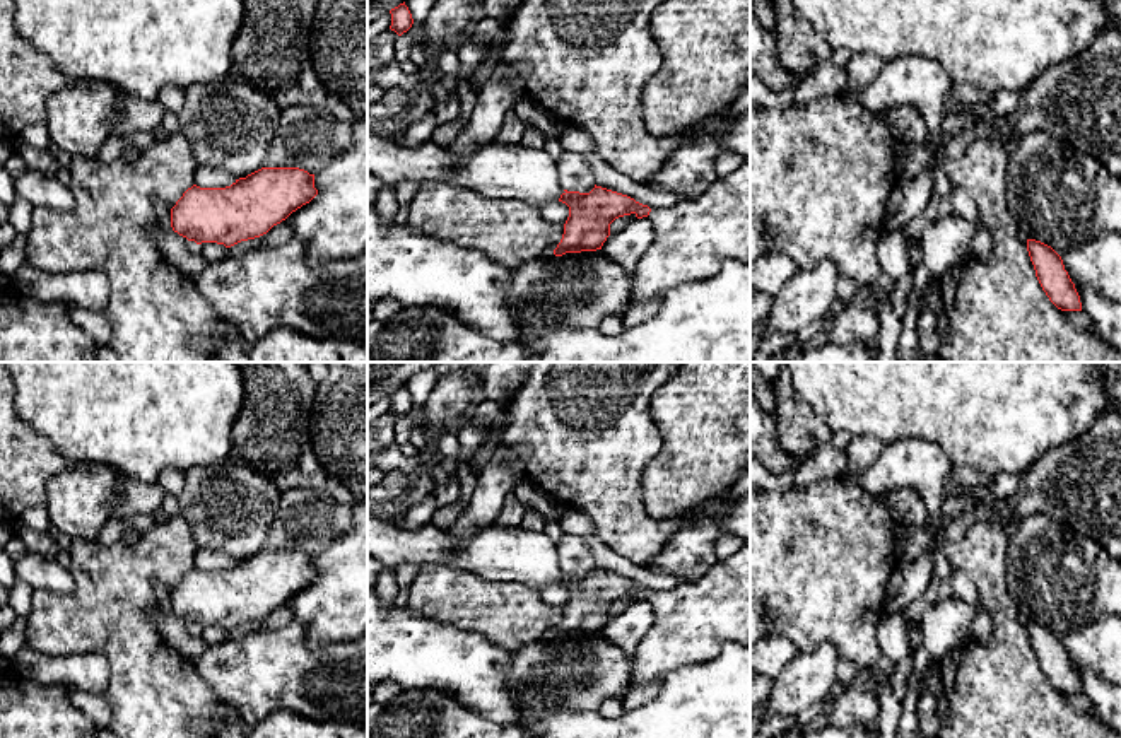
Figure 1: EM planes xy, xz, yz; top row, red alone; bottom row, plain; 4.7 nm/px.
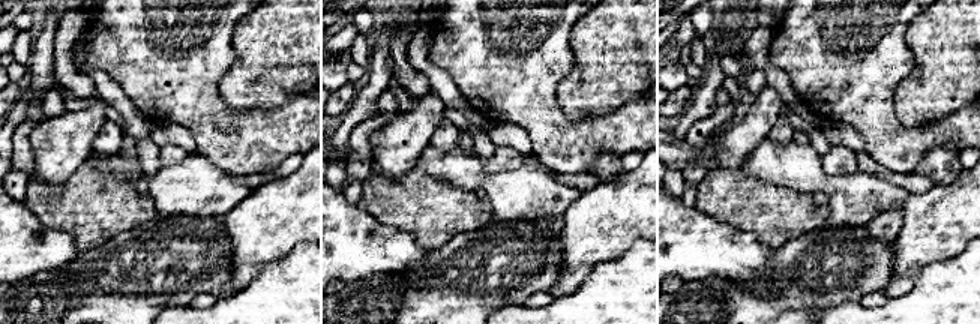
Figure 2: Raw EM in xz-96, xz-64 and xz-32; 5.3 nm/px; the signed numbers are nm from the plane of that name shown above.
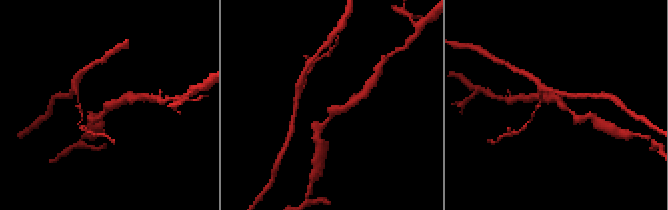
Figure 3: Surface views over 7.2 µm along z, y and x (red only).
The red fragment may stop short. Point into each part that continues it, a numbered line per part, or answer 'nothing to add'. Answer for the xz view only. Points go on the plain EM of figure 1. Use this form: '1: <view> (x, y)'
1: xz (496, 554)

